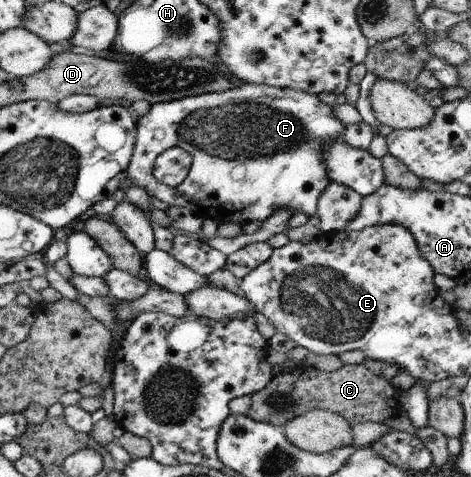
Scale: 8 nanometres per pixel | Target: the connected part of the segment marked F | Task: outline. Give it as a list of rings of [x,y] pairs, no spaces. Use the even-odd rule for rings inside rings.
[[[238,82],[225,91],[151,105],[149,111],[136,122],[132,156],[124,178],[129,185],[141,188],[149,197],[157,198],[169,207],[189,210],[199,221],[211,218],[217,225],[227,222],[237,228],[249,222],[261,223],[275,207],[285,207],[291,212],[300,211],[309,218],[316,213],[317,200],[330,184],[324,168],[323,152],[326,145],[341,139],[344,126],[335,118],[333,108],[318,100],[317,95]],[[172,148],[188,153],[191,159],[186,178],[173,188],[159,183],[152,174],[157,156]]]

